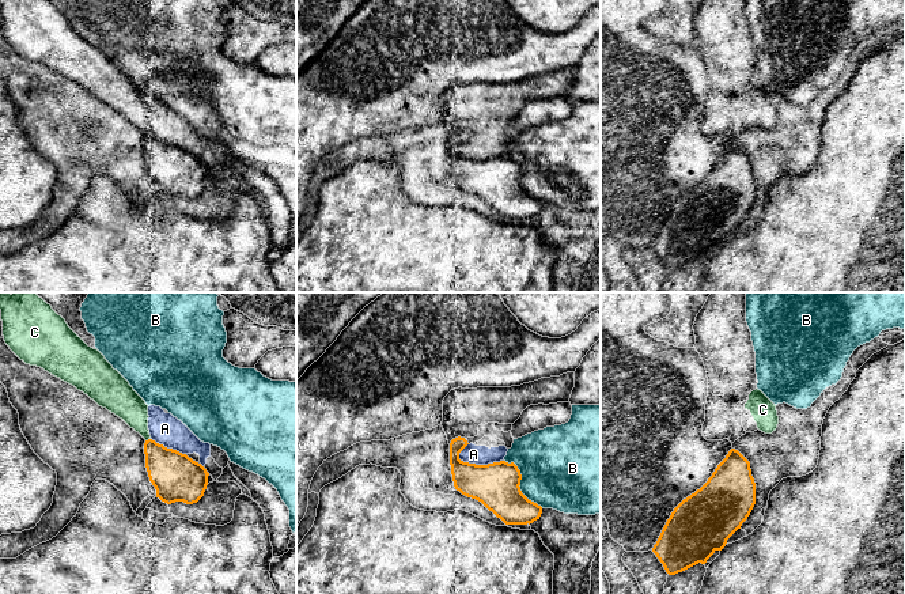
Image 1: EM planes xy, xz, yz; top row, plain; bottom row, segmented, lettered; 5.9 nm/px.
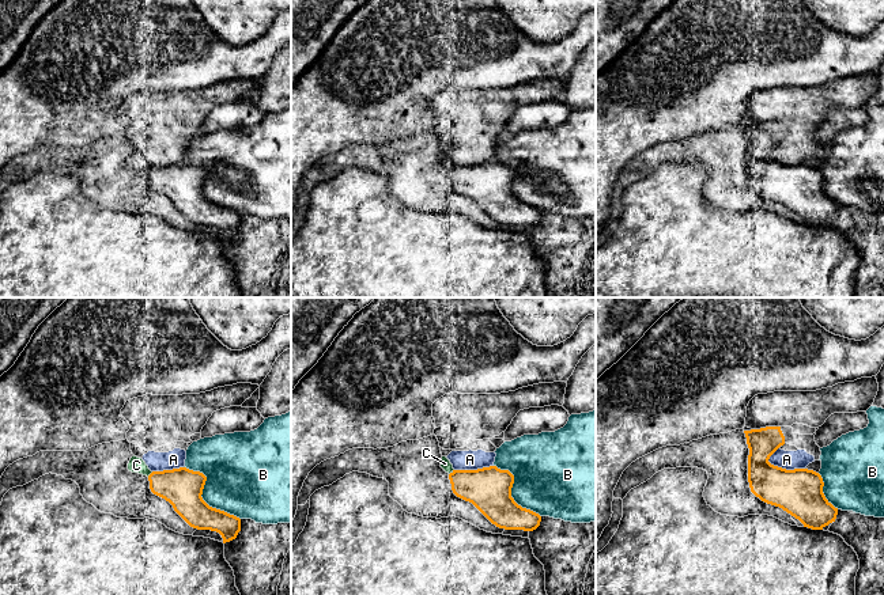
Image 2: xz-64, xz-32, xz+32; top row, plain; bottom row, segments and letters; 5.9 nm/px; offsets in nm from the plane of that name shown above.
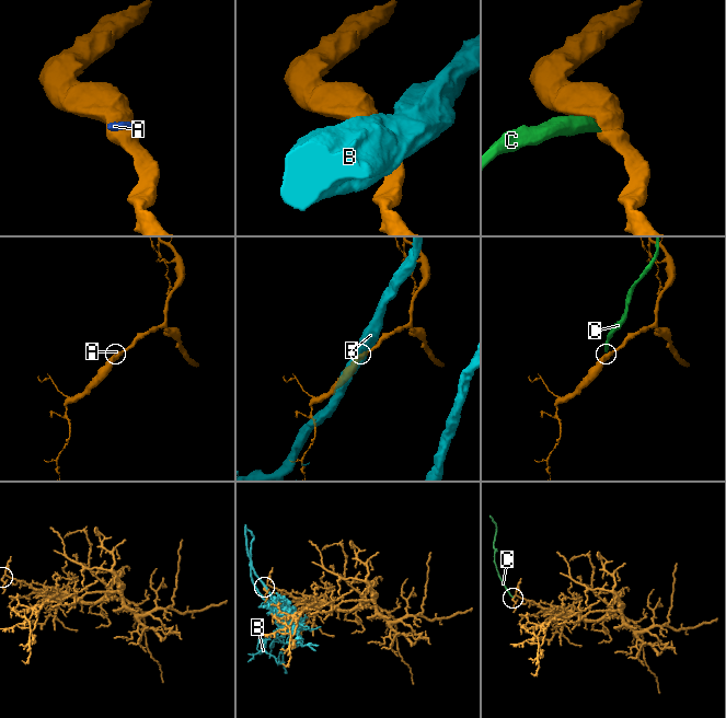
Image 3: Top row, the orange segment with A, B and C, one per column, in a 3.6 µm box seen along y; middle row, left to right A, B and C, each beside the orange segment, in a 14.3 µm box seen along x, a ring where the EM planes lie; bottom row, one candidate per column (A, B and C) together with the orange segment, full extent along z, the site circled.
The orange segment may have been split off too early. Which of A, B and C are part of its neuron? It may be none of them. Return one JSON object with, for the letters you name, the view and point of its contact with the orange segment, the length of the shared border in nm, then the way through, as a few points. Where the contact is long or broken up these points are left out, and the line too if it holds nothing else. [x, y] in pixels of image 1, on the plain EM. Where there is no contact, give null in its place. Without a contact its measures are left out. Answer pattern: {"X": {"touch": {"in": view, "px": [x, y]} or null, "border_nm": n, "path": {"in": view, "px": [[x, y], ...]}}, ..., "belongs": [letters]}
{"belongs": []}

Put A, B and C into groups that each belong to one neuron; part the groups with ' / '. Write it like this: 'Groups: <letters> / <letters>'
Groups: A C / B

